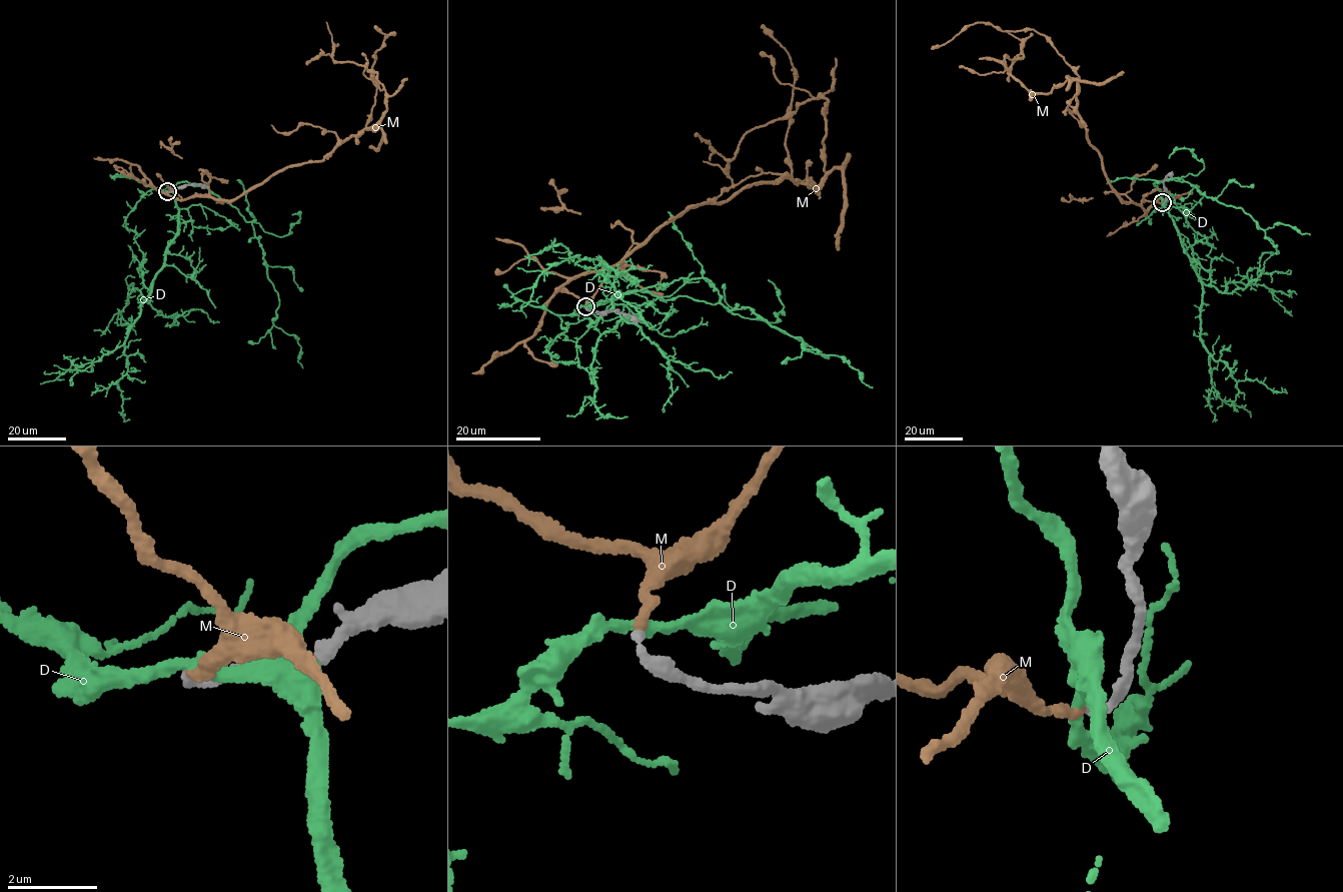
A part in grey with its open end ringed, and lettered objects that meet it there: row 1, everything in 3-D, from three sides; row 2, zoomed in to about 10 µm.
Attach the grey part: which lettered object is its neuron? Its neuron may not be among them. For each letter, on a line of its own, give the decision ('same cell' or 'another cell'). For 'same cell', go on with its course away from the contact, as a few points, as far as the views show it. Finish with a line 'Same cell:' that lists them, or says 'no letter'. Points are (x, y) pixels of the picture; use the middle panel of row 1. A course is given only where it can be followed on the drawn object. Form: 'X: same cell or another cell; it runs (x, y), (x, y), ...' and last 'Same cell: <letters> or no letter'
D: another cell
M: same cell; it runs (585, 306), (609, 269), (681, 213), (753, 184), (818, 184), (827, 101), (753, 128), (725, 169), (703, 160)
Same cell: M

